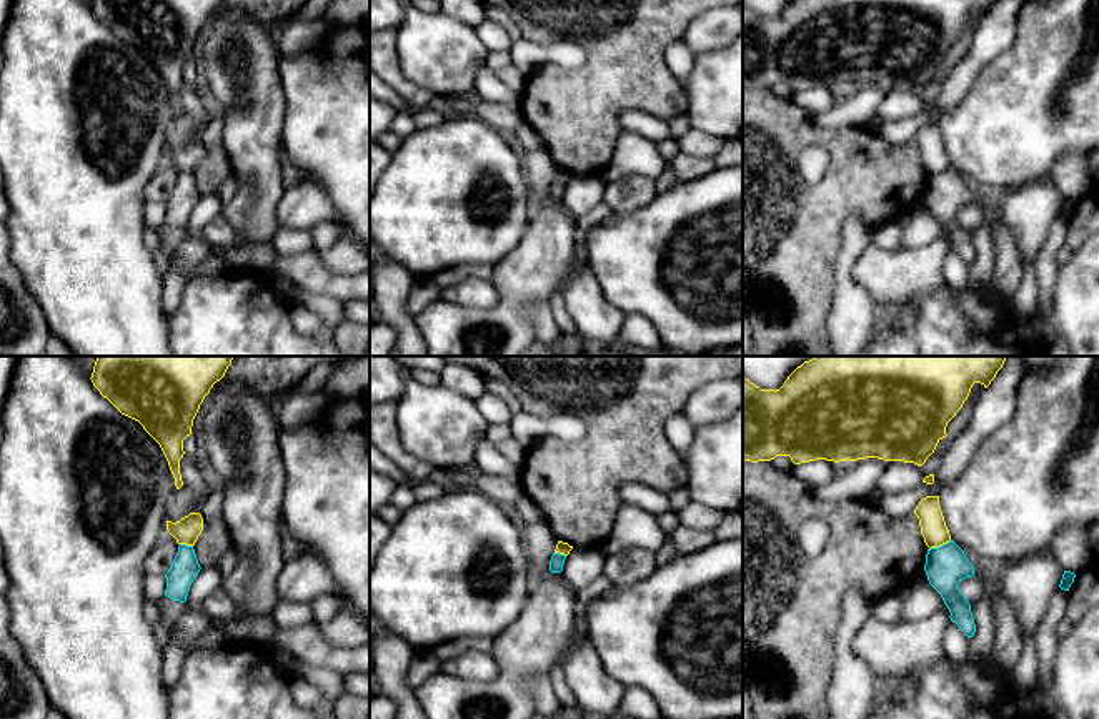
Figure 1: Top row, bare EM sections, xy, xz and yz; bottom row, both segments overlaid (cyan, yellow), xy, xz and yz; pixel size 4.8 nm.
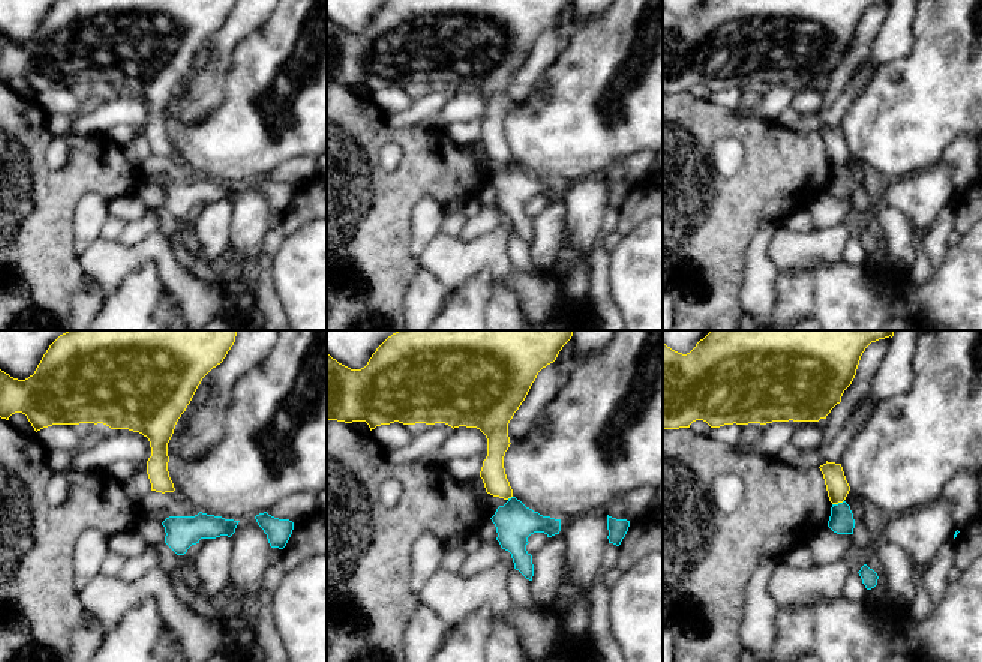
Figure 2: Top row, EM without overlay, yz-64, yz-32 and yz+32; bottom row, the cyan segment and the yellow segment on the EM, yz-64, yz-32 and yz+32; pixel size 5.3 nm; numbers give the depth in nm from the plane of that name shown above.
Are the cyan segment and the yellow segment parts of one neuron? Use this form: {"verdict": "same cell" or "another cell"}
{"verdict": "another cell"}

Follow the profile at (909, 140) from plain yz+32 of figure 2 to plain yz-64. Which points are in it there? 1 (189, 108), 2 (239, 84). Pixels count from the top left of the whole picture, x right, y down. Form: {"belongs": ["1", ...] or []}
{"belongs": ["2"]}

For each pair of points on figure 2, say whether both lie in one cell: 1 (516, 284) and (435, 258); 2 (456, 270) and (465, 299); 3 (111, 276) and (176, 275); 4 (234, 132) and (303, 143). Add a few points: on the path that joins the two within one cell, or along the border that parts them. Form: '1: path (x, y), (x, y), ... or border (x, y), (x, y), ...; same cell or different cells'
1: path (496, 263), (492, 258), (456, 258); same cell
2: border (495, 278), (482, 269), (455, 290); different cells
3: path (128, 260), (137, 255), (156, 255), (159, 258); same cell
4: path (251, 134), (258, 134), (273, 147), (287, 143); same cell

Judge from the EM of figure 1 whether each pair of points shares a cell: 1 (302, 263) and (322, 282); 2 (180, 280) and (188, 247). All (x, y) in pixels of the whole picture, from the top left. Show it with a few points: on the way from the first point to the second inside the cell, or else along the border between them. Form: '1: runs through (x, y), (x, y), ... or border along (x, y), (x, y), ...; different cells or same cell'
1: runs through (307, 268), (317, 278); same cell
2: runs through (179, 272), (179, 262), (185, 255); same cell

